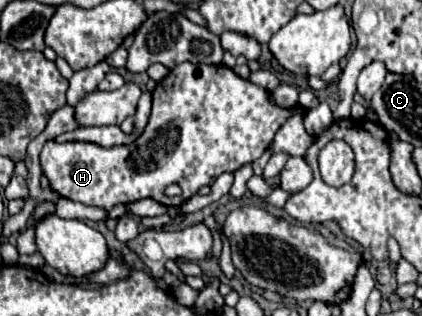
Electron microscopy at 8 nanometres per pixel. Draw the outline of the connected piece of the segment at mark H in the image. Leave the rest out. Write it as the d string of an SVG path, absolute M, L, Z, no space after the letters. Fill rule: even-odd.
M184 63L176 65L176 69L170 69L170 73L156 85L152 91L154 103L152 103L152 115L146 125L146 131L138 137L138 143L132 145L120 145L120 147L100 147L94 143L54 143L48 141L40 153L40 165L44 175L50 179L50 187L58 191L62 197L84 203L84 205L96 205L104 209L112 209L118 203L134 203L140 199L154 199L162 205L182 205L192 195L198 193L200 187L212 185L214 179L224 171L236 171L246 163L256 161L270 145L274 133L280 129L280 125L294 113L304 111L302 107L296 109L282 109L270 101L270 91L242 79L226 65L194 65ZM168 185L180 185L182 195L180 197L168 197L164 191Z

